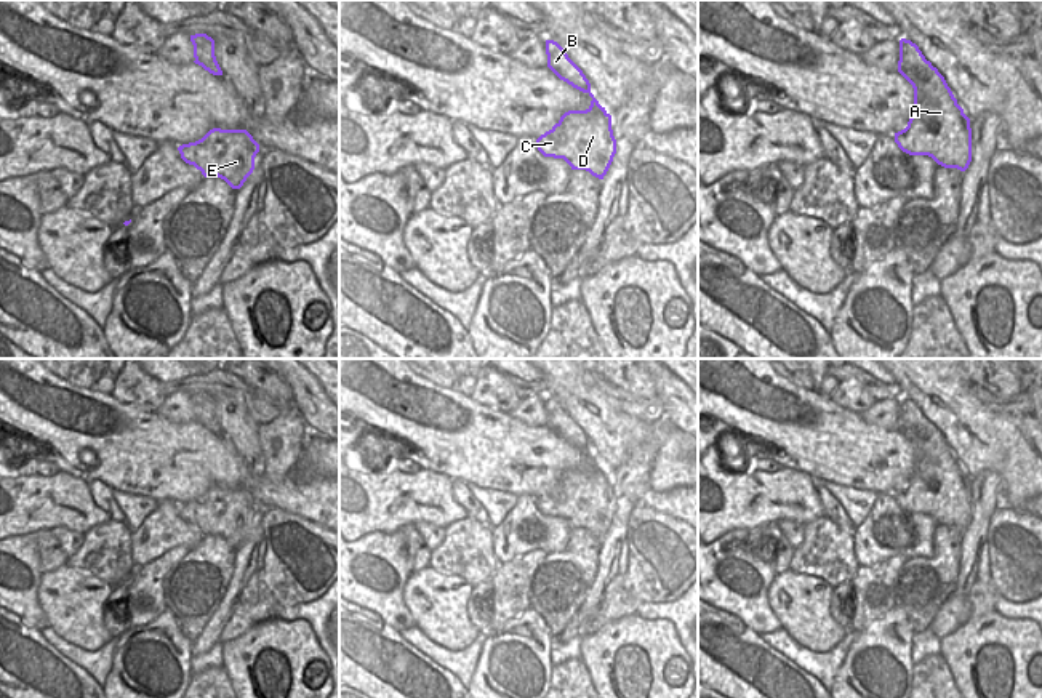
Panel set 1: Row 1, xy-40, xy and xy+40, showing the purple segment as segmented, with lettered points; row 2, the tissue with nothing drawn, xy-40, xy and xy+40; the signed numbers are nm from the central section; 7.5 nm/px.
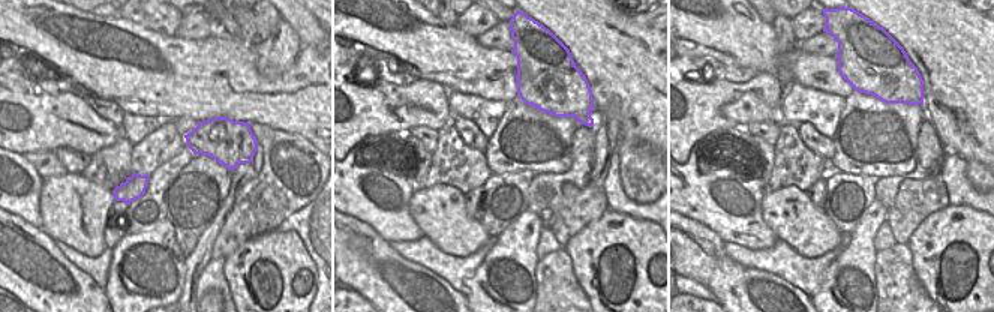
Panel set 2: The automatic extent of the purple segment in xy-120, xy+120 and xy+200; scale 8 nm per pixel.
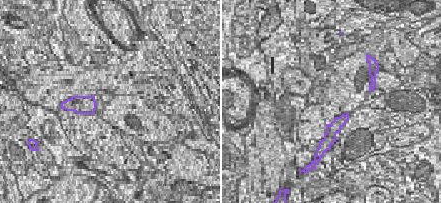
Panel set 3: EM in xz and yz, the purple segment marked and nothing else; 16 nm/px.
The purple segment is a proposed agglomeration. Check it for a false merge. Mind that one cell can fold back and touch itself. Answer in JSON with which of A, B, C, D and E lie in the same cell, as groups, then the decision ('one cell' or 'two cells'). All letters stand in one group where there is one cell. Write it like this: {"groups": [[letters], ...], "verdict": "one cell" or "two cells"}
{"groups": [["A", "B", "C", "D", "E"]], "verdict": "one cell"}

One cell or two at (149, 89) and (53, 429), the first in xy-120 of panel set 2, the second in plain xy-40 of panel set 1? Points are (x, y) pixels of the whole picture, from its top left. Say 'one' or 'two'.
one

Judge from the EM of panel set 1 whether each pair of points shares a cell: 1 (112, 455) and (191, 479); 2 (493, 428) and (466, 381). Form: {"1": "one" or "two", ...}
{"1": "one", "2": "two"}

